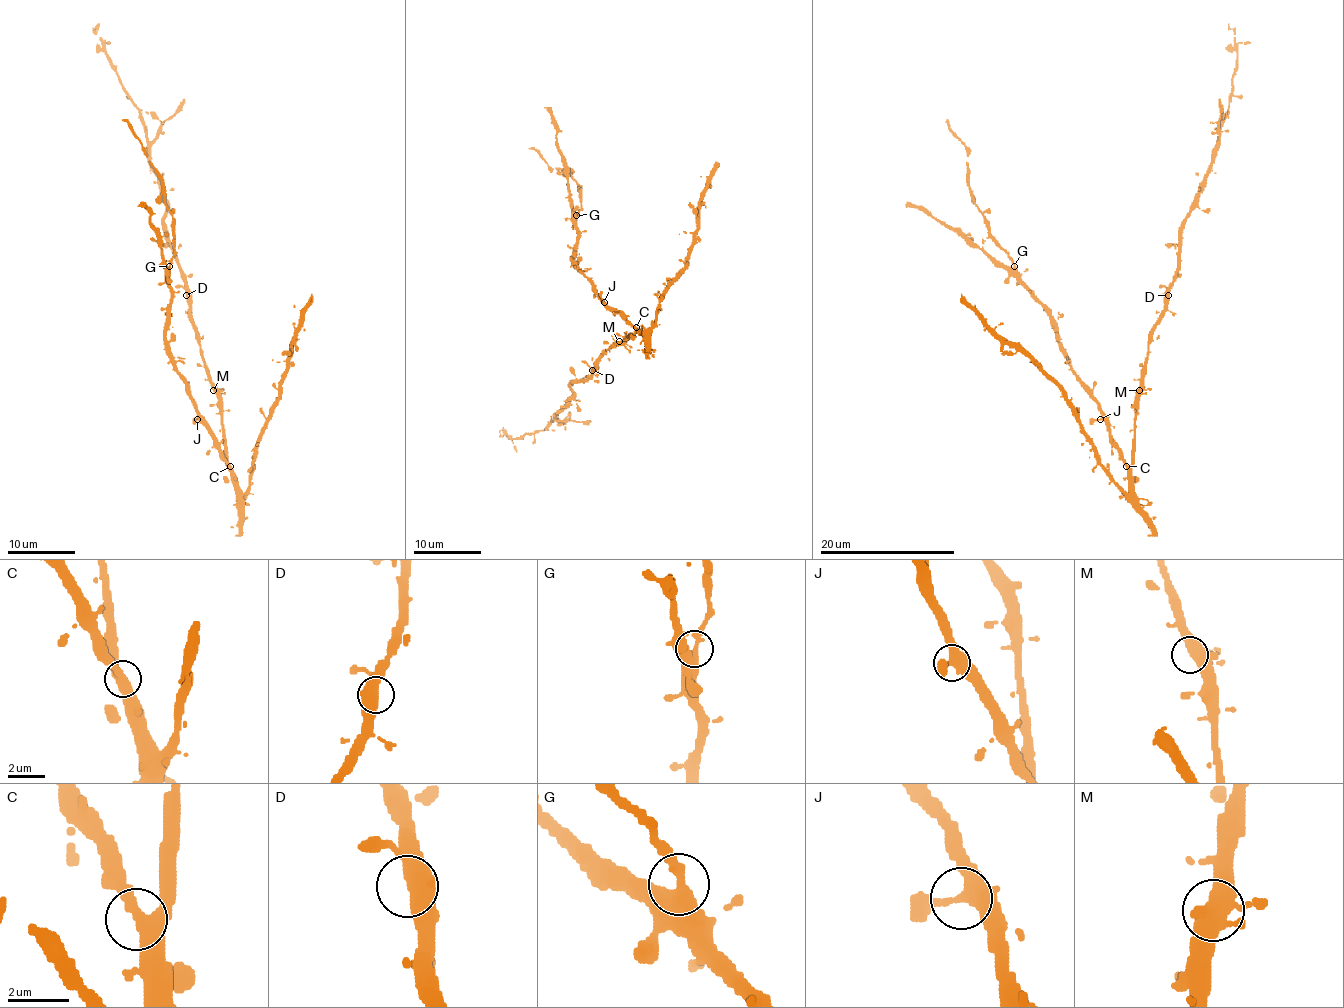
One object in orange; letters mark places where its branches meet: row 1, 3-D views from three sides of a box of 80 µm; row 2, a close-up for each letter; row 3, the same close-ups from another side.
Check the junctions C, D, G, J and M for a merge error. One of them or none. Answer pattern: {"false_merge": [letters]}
{"false_merge": ["G"]}

